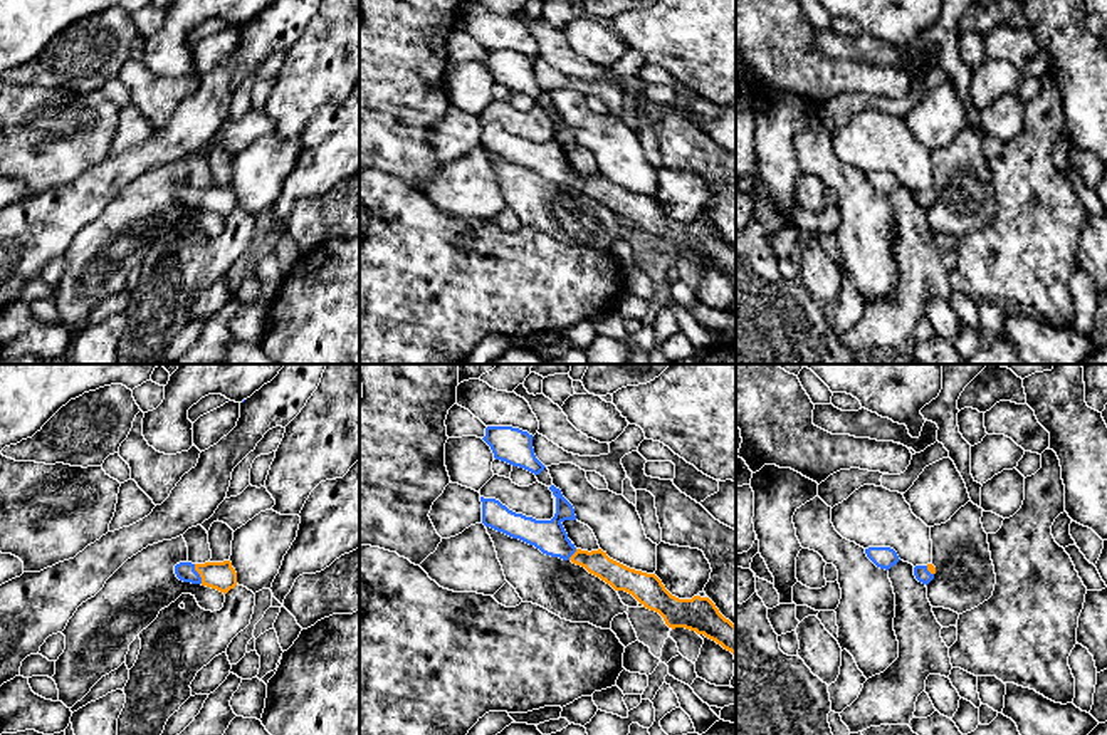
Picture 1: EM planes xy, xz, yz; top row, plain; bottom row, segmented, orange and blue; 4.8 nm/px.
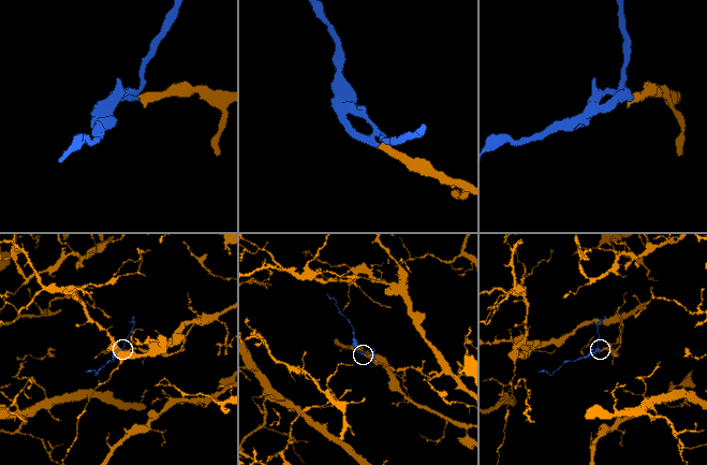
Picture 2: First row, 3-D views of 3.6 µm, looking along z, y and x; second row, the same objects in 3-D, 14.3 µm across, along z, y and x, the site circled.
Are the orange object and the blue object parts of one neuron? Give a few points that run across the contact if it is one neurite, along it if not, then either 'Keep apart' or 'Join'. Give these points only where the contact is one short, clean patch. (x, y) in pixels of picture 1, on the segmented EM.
Line: xy (220, 576), (199, 573), (185, 571). Join

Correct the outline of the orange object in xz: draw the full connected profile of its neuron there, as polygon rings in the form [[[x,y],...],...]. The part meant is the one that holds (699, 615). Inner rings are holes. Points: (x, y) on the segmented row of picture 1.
[[[551,485],[549,490],[556,497],[556,513],[551,520],[536,520],[509,510],[496,498],[480,497],[482,524],[534,545],[546,555],[585,567],[615,591],[625,591],[643,607],[658,612],[669,628],[695,631],[736,654],[736,626],[719,612],[709,597],[679,599],[655,574],[630,569],[610,559],[601,549],[591,552],[576,549],[563,527],[564,520],[576,520],[574,508],[559,488]]]

